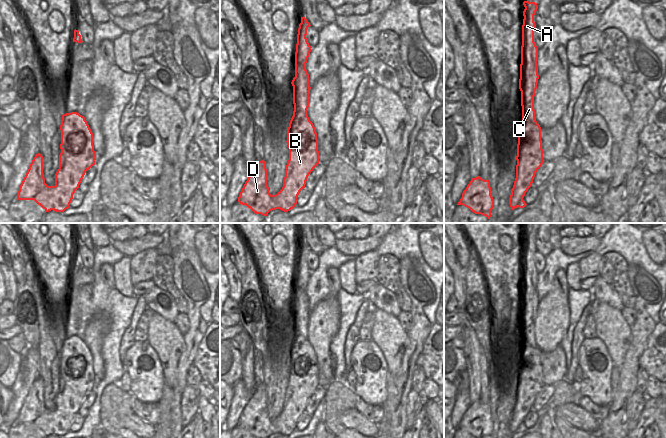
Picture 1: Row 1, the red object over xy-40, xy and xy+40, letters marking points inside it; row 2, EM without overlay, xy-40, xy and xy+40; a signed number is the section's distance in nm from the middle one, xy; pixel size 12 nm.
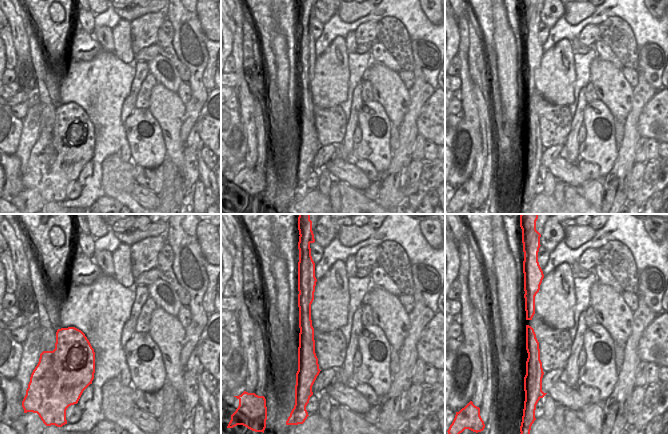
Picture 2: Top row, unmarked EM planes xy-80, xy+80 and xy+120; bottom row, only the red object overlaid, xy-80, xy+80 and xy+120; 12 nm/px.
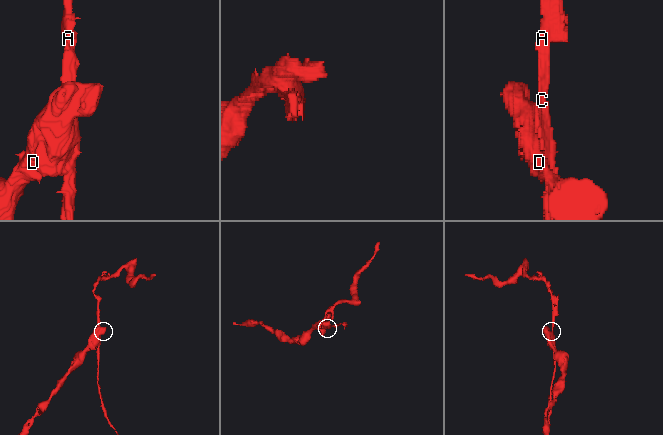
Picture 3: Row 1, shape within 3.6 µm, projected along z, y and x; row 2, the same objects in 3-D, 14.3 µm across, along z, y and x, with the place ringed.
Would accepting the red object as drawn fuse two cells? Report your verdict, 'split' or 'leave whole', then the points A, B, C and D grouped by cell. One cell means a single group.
split; A C / B D

